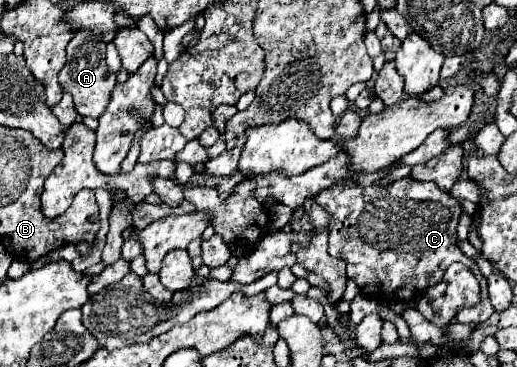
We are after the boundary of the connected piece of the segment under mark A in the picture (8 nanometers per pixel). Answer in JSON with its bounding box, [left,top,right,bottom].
[59,31,117,117]

